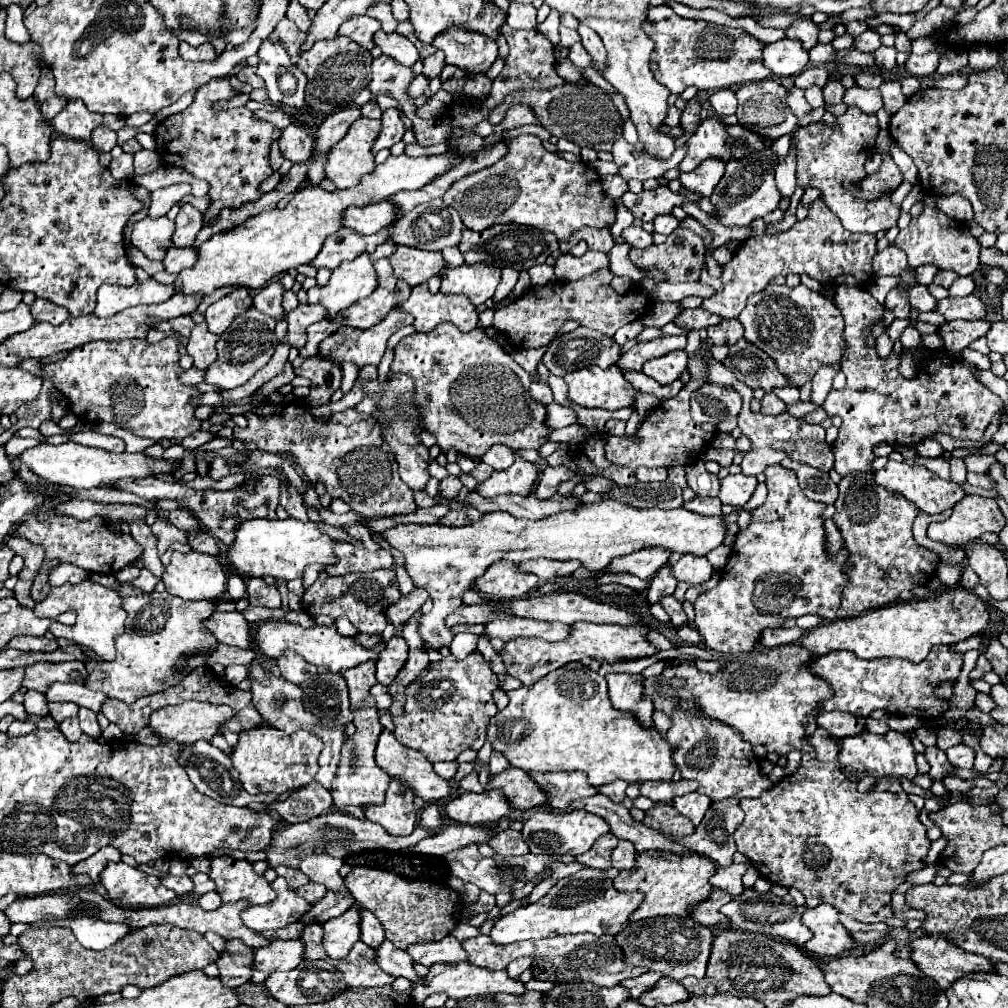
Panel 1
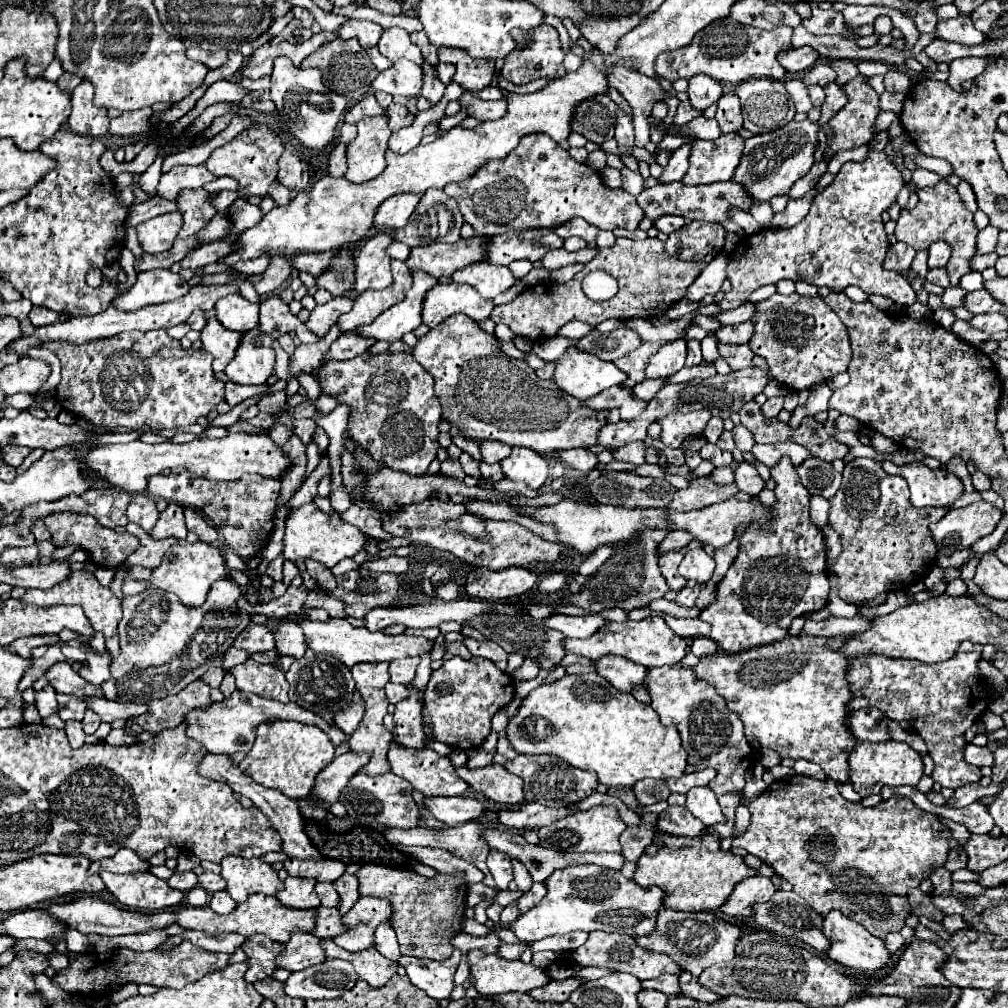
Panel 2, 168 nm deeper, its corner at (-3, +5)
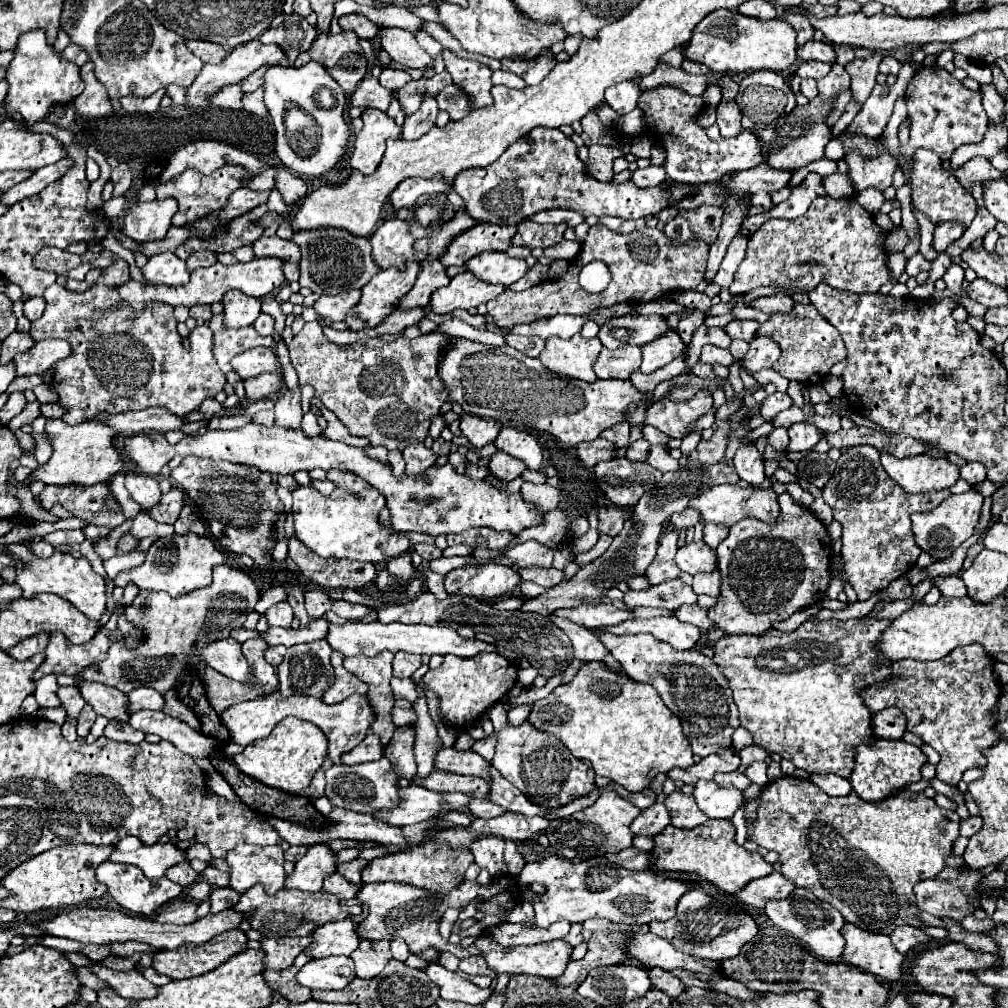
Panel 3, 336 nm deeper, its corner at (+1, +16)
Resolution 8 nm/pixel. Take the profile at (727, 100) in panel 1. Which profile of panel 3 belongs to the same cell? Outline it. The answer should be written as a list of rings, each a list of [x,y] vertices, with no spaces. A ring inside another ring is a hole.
[[[720,100],[720,104],[716,106],[716,116],[718,116],[716,122],[718,122],[718,128],[720,128],[722,136],[740,134],[740,130],[742,130],[742,126],[740,126],[742,112],[736,106],[734,100]]]

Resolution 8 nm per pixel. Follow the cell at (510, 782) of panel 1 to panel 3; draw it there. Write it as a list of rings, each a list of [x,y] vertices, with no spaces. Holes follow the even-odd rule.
[[[442,748],[436,756],[436,768],[438,770],[446,770],[446,772],[456,772],[456,774],[472,774],[472,776],[480,776],[484,778],[488,784],[492,784],[490,778],[490,762],[484,760],[480,754],[476,752],[460,752],[454,748]]]

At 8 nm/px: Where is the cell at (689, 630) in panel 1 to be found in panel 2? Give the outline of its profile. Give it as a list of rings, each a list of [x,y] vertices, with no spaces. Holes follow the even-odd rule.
[[[672,615],[664,617],[666,625],[676,633],[686,639],[696,639],[696,637],[706,637],[710,633],[710,625],[704,623],[702,619],[678,619]]]

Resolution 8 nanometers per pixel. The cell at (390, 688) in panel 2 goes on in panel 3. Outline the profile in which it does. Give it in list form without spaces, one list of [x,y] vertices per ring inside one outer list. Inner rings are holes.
[[[392,678],[392,692],[396,700],[408,700],[414,702],[418,698],[418,692],[414,688],[414,682],[410,678]]]

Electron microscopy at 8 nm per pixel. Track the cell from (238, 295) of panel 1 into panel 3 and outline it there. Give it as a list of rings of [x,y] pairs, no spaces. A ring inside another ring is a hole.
[[[228,290],[222,298],[224,304],[224,324],[228,328],[250,326],[260,314],[260,300],[244,296],[240,290]]]

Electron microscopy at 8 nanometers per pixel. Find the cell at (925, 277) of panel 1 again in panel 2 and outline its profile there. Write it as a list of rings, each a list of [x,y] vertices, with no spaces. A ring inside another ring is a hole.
[[[936,241],[932,243],[932,247],[928,249],[928,267],[946,267],[948,259],[952,255],[952,247],[946,241]]]

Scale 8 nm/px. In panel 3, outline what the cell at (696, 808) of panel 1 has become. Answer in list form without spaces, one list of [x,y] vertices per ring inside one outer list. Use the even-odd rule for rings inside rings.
[[[698,780],[692,796],[708,818],[720,820],[730,820],[744,800],[742,792],[736,788],[720,788],[712,780]]]

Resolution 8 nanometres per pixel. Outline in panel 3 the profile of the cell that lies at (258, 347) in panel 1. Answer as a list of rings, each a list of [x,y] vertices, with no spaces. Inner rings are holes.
[[[250,348],[248,352],[240,352],[240,356],[232,358],[232,370],[242,376],[242,380],[250,376],[258,376],[262,372],[274,370],[278,366],[278,356],[272,348]]]

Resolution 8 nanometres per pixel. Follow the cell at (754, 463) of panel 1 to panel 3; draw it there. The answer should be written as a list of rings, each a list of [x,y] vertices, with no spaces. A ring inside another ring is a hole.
[[[810,422],[792,424],[788,428],[790,442],[788,442],[788,448],[784,448],[784,454],[790,454],[790,452],[810,452],[810,450],[814,450],[814,446],[820,440],[820,432],[822,430],[818,430]]]

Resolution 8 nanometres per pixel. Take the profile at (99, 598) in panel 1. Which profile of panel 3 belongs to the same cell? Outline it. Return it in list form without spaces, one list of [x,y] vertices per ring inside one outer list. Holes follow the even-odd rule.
[[[54,552],[46,560],[34,560],[24,566],[24,570],[16,572],[16,584],[22,588],[22,596],[34,596],[40,592],[56,594],[72,602],[78,610],[82,610],[90,620],[100,620],[106,612],[106,584],[104,578],[92,570],[92,564],[86,558],[74,558],[68,554]]]

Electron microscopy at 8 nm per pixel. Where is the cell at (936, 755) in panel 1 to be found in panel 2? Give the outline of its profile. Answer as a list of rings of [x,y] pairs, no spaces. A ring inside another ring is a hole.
[[[962,643],[960,651],[936,665],[904,661],[904,659],[884,659],[878,655],[852,659],[848,669],[848,683],[854,699],[852,709],[878,707],[888,719],[908,721],[912,731],[916,731],[930,751],[934,761],[932,779],[948,789],[958,789],[966,783],[980,781],[980,769],[964,761],[966,739],[964,731],[972,727],[988,707],[988,693],[982,689],[982,675],[978,671],[982,647],[978,643]]]

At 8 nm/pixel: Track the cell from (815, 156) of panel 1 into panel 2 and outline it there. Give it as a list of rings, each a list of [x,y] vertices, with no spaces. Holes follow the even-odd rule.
[[[858,75],[844,85],[848,93],[848,105],[830,119],[834,137],[828,139],[824,155],[830,159],[840,149],[852,149],[868,145],[874,137],[872,125],[880,111],[880,95],[868,85],[868,77]]]

